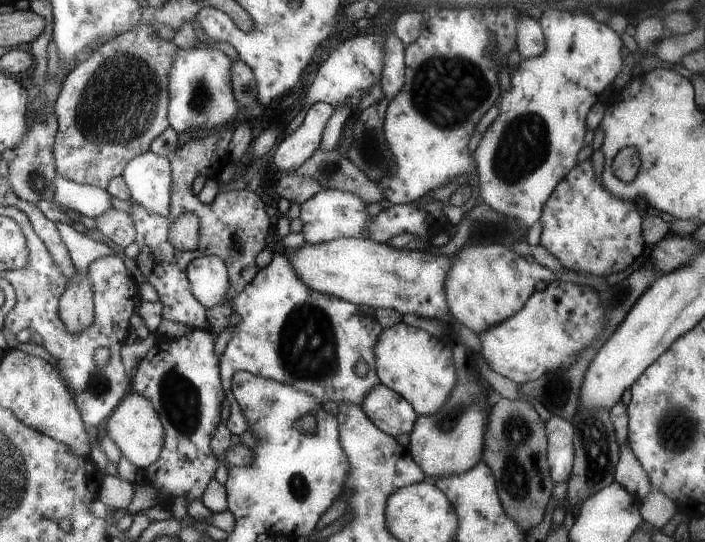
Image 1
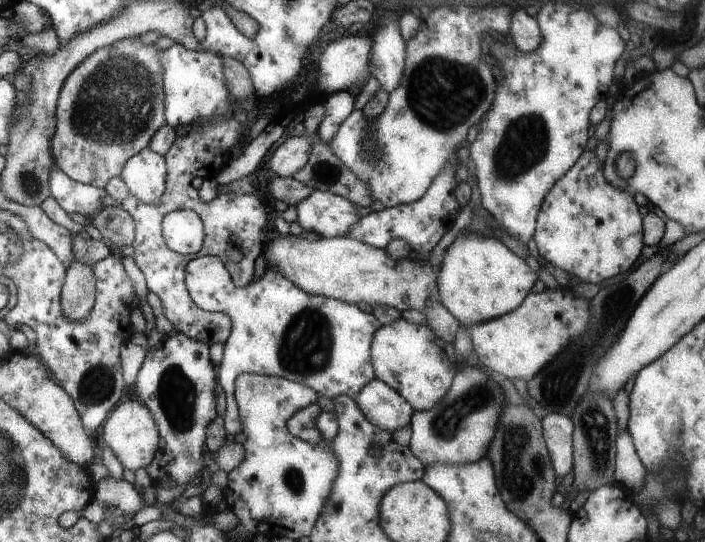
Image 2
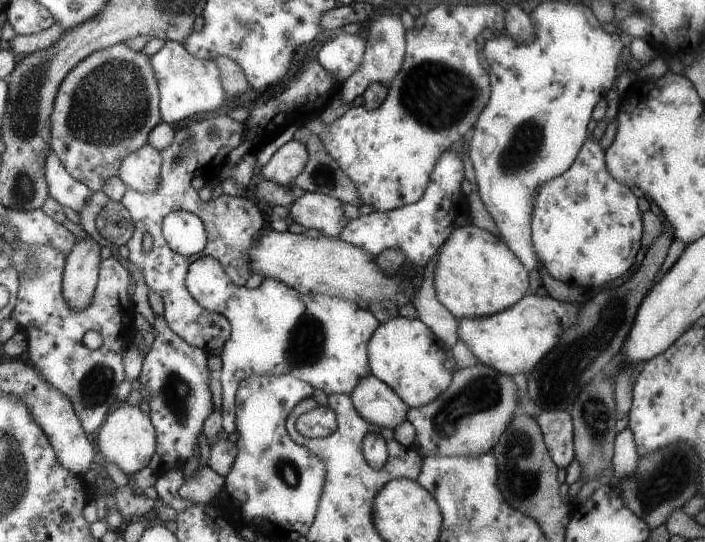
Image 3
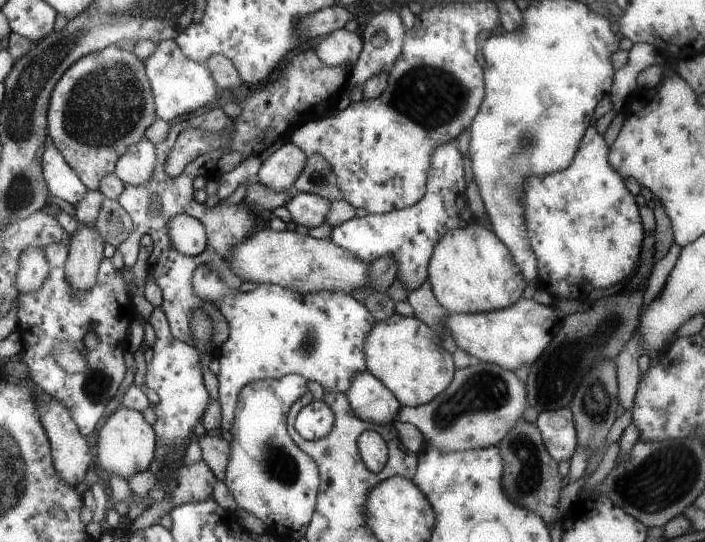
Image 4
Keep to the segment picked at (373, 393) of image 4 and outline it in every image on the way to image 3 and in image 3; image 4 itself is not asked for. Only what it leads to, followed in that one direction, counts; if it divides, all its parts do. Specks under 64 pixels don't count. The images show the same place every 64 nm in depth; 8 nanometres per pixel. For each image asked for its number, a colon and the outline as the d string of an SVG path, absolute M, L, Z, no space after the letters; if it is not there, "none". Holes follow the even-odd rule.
3: M373 374L361 378L361 382L357 382L357 390L353 390L349 398L353 400L353 408L357 408L367 424L395 430L395 426L407 420L407 406L393 390L373 378Z

